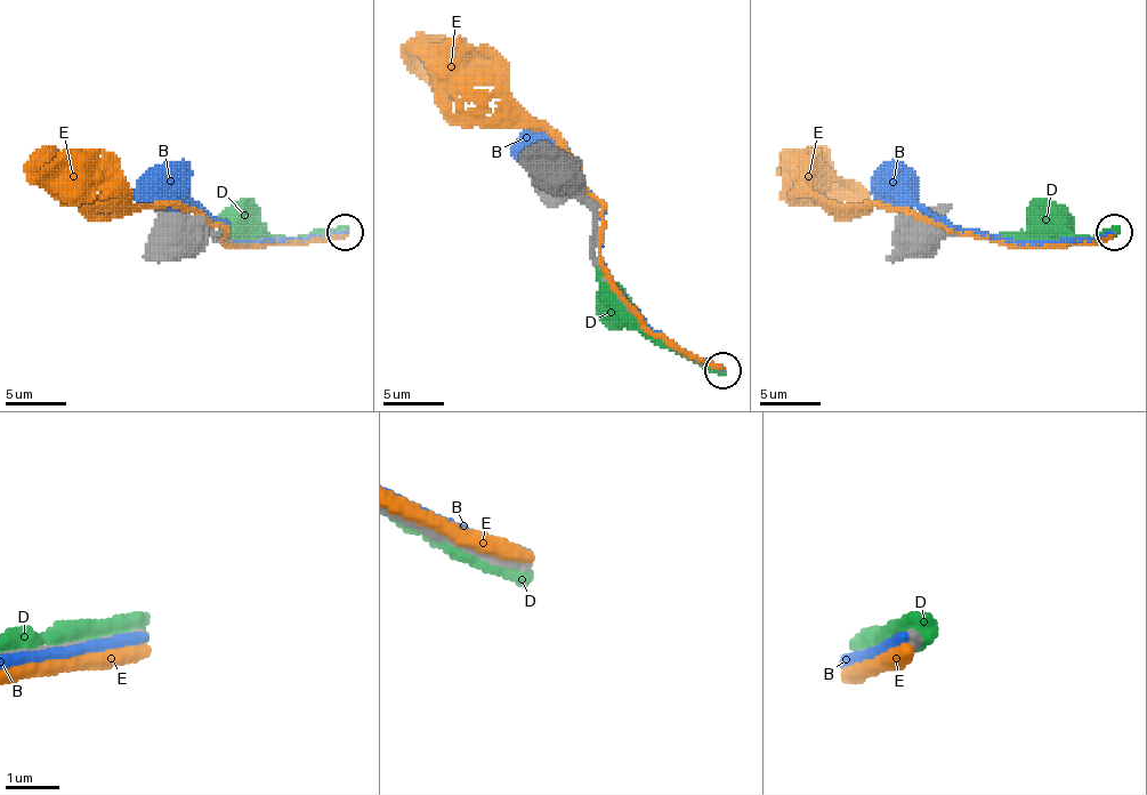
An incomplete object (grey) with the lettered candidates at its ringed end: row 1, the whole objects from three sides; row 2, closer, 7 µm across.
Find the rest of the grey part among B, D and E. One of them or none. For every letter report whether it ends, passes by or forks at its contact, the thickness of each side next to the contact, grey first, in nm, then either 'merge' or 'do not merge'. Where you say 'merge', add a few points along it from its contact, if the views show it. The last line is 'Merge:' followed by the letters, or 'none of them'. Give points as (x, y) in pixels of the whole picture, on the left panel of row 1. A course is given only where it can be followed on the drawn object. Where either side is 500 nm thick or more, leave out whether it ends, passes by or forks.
B: it passes by; 240 nm thick on the grey side, 190 nm on the other; do not merge
D: it passes by; 240 nm thick on the grey side, 380 nm on the other; do not merge
E: it passes by; 240 nm thick on the grey side, 300 nm on the other; do not merge
Merge: none of them

